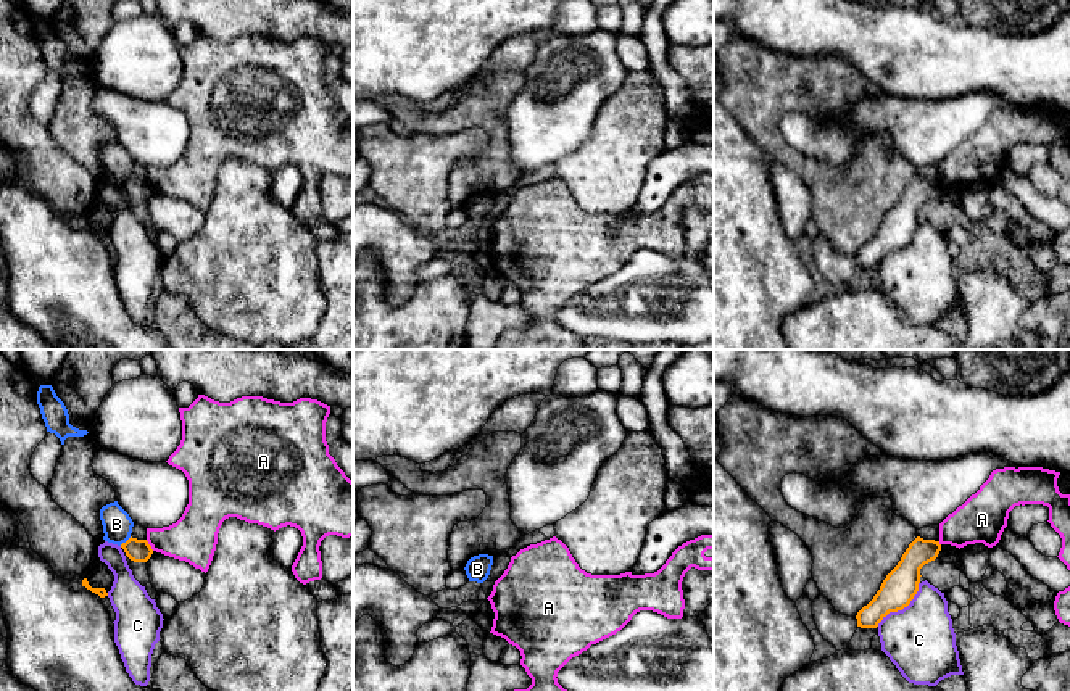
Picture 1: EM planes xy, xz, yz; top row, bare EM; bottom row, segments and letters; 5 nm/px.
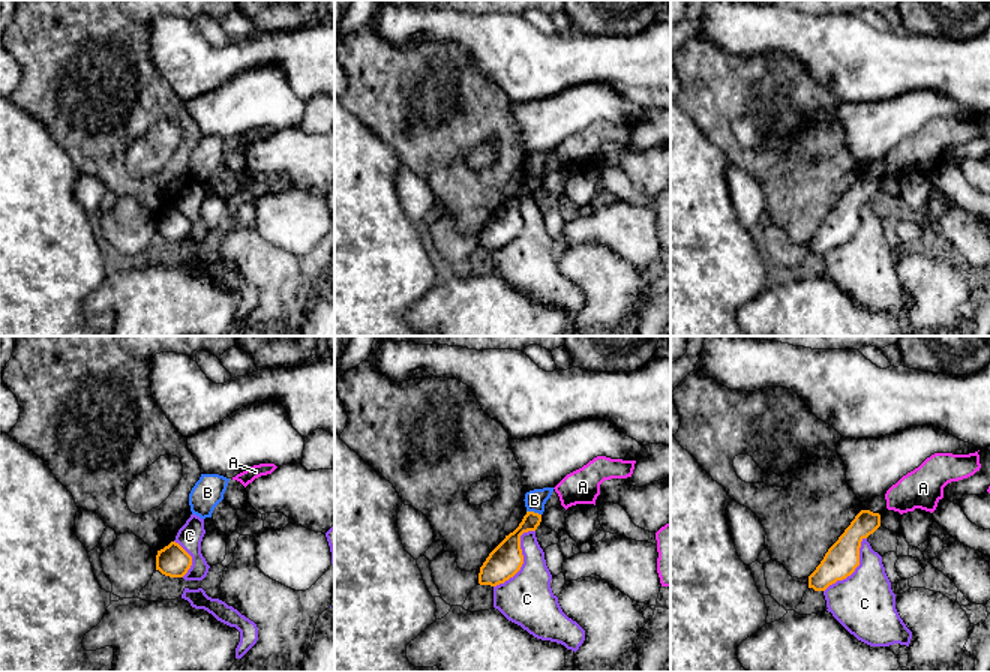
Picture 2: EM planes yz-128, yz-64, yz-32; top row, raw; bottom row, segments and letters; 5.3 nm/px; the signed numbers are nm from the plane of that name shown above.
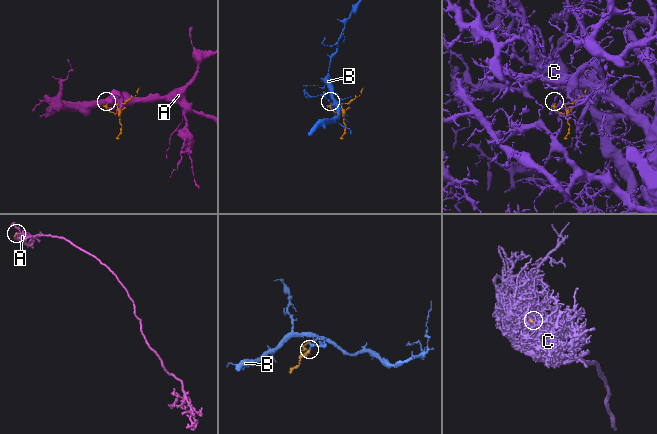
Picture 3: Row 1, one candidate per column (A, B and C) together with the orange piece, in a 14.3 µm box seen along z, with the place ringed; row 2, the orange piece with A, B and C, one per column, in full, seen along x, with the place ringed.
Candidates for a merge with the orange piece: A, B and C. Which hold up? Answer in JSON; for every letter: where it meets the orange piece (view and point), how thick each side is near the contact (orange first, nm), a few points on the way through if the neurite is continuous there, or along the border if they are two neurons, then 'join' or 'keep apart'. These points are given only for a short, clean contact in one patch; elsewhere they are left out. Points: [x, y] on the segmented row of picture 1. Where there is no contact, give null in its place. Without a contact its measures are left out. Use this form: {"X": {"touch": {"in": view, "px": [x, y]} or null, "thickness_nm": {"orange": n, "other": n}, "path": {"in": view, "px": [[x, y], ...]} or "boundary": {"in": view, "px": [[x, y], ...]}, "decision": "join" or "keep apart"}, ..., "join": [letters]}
{"A": {"touch": {"in": "xy", "px": [149, 545]}, "thickness_nm": {"orange": 110, "other": 240}, "decision": "keep apart"}, "B": {"touch": {"in": "xy", "px": [126, 542]}, "thickness_nm": {"orange": 110, "other": 140}, "boundary": {"in": "xy", "px": [[131, 537], [120, 545]]}, "decision": "keep apart"}, "C": {"touch": {"in": "yz", "px": [903, 608]}, "thickness_nm": {"orange": 170, "other": 360}, "decision": "keep apart"}, "join": []}

